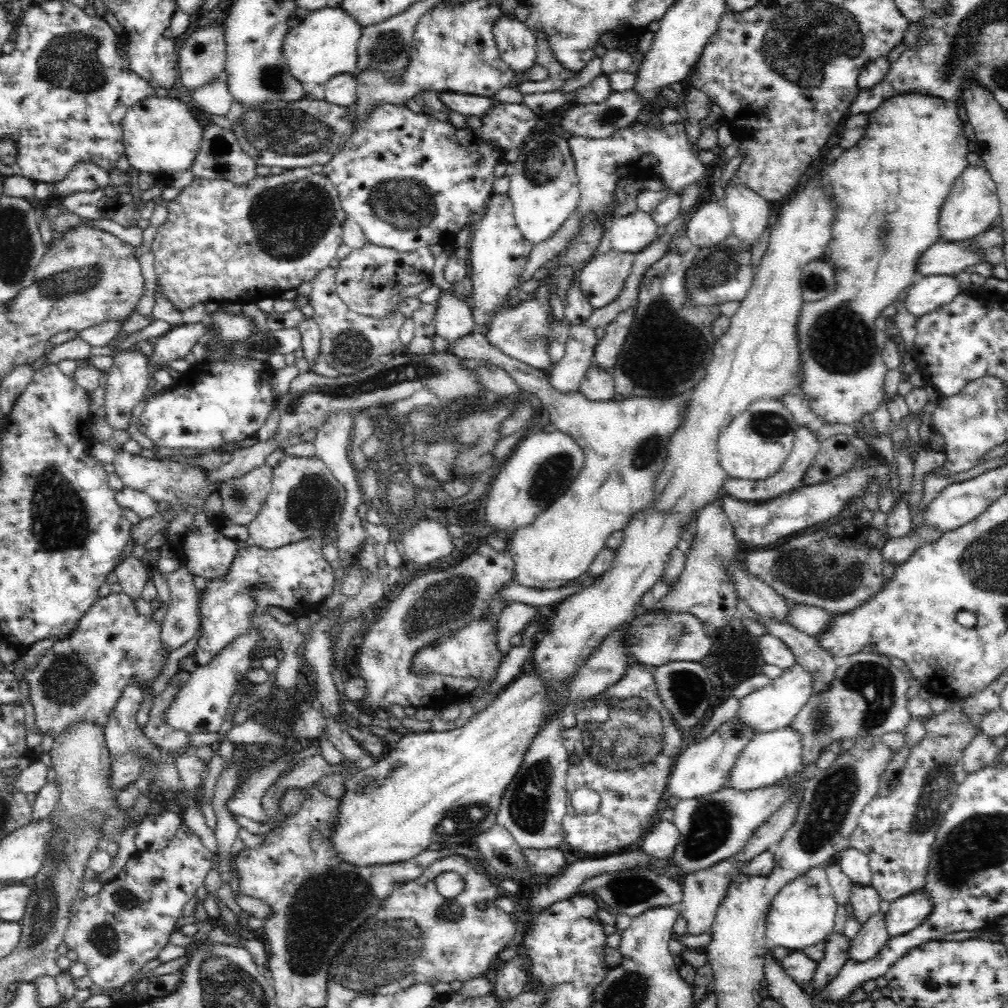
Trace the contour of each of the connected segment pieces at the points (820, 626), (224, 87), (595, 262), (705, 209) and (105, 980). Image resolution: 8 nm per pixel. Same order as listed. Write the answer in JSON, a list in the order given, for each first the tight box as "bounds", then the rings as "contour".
[{"bounds":[786,600,832,636],"contour":[[[787,600],[787,608],[789,613],[786,613],[786,623],[791,625],[810,636],[816,636],[820,632],[826,630],[826,626],[830,624],[832,615],[822,608],[809,606],[806,604],[795,604],[792,600]]]},{"bounds":[190,76,235,116],"contour":[[[220,76],[214,78],[214,80],[210,78],[206,84],[192,90],[190,96],[199,108],[214,114],[214,116],[224,116],[235,101],[232,94],[230,94],[226,78]]]},{"bounds":[579,249,634,309],"contour":[[[610,249],[605,254],[599,254],[590,258],[581,267],[579,276],[580,288],[594,309],[602,308],[616,300],[616,297],[622,292],[630,268],[632,268],[632,260],[634,260],[634,254]]]},{"bounds":[684,202,732,247],"contour":[[[701,202],[684,226],[694,246],[711,247],[724,242],[732,234],[729,212],[724,203]]]},{"bounds":[63,822,214,992],"contour":[[[183,822],[176,838],[172,838],[162,852],[134,853],[115,879],[102,886],[102,892],[84,899],[74,899],[63,941],[68,949],[77,953],[77,960],[86,965],[92,983],[119,992],[146,962],[159,956],[164,946],[169,944],[170,936],[177,930],[176,920],[182,916],[182,908],[204,885],[212,869],[213,858],[214,855],[204,847],[201,839]]]}]

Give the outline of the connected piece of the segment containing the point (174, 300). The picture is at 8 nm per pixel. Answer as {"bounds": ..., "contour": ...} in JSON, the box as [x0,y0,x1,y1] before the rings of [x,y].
{"bounds":[151,167,346,311],"contour":[[[309,167],[284,169],[284,172],[278,175],[256,175],[250,182],[246,182],[242,186],[236,186],[234,183],[220,178],[206,180],[205,178],[194,177],[189,185],[178,190],[175,198],[166,200],[164,207],[168,212],[167,219],[157,228],[157,233],[151,244],[151,251],[155,256],[153,265],[157,280],[162,284],[168,300],[174,305],[174,308],[182,311],[204,301],[215,301],[219,304],[231,301],[243,305],[257,303],[263,298],[279,298],[286,290],[296,289],[302,282],[310,282],[322,268],[328,267],[330,260],[336,257],[338,246],[343,242],[340,224],[344,222],[346,213],[340,207],[338,193],[326,175],[314,174]]]}

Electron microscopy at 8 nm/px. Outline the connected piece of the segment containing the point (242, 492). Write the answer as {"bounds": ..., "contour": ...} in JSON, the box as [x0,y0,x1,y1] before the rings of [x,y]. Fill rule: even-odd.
{"bounds":[218,463,273,528],"contour":[[[266,463],[242,477],[224,481],[218,491],[222,499],[222,516],[244,528],[262,508],[272,481],[273,468]]]}

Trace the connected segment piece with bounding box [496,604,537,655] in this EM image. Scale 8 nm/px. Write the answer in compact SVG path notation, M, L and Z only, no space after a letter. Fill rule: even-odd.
M512 604L508 606L497 620L497 647L501 654L506 654L510 648L513 636L521 634L536 620L536 610L526 604Z

